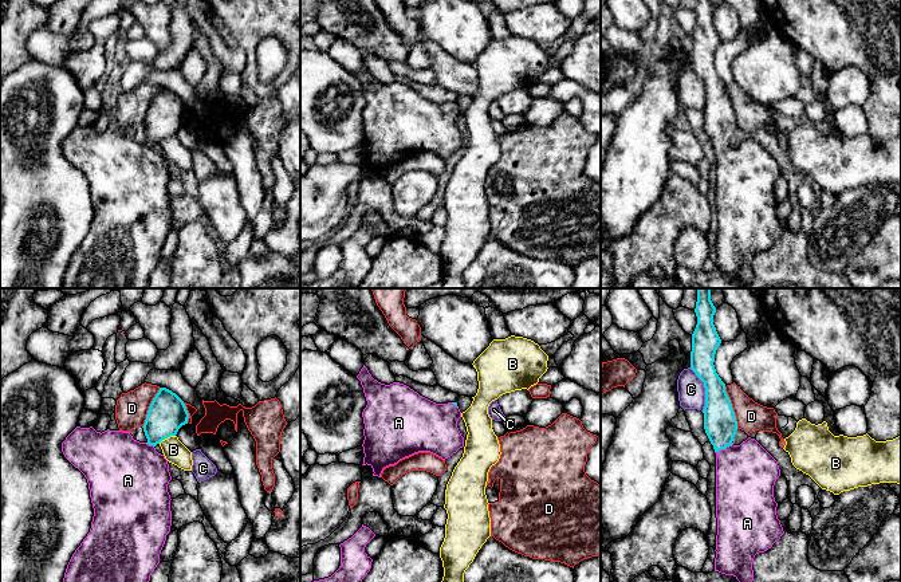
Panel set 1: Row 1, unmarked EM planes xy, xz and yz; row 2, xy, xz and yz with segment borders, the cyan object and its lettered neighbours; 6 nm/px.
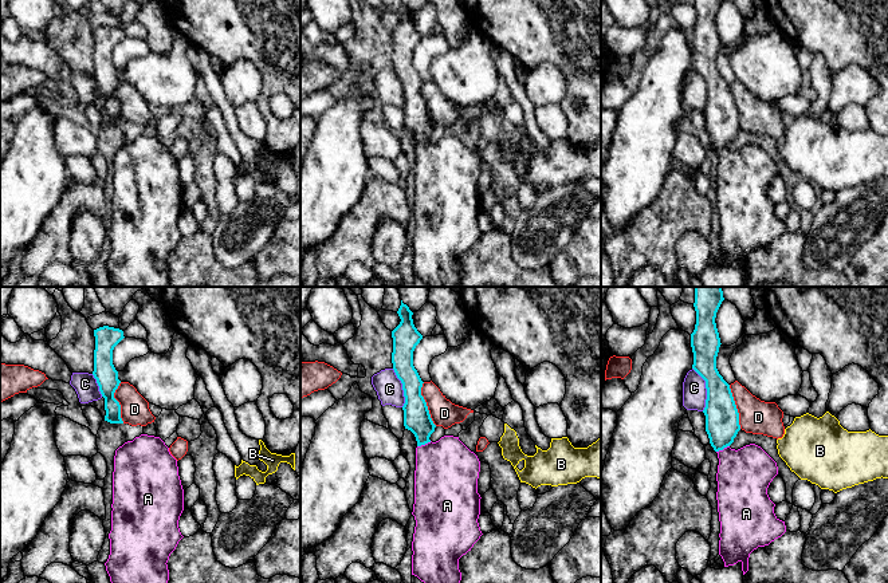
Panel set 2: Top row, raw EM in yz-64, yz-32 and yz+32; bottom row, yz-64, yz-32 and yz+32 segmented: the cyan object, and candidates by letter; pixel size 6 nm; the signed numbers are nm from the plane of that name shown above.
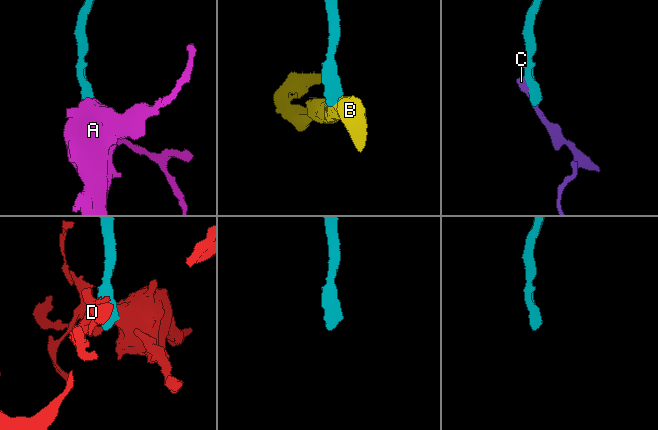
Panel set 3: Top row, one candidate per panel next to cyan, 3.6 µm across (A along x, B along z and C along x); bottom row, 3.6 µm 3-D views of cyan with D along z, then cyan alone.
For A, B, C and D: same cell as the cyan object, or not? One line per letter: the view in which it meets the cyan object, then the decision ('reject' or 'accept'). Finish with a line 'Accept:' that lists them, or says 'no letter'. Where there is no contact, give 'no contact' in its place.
A: yz | accept
B: xy | reject
C: yz | reject
D: yz | reject
Accept: A

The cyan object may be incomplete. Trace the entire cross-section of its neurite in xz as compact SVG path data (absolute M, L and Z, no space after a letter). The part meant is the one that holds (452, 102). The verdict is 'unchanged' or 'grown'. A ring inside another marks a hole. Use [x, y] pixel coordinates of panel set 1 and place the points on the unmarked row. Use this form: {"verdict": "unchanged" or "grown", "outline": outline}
{"verdict": "grown", "outline": "M365 64L357 78L361 80L367 101L362 111L365 123L362 165L370 165L373 176L381 177L386 166L418 152L430 152L445 160L464 146L464 137L457 127L461 117L457 102L436 103L404 83L381 83L371 76Z"}

